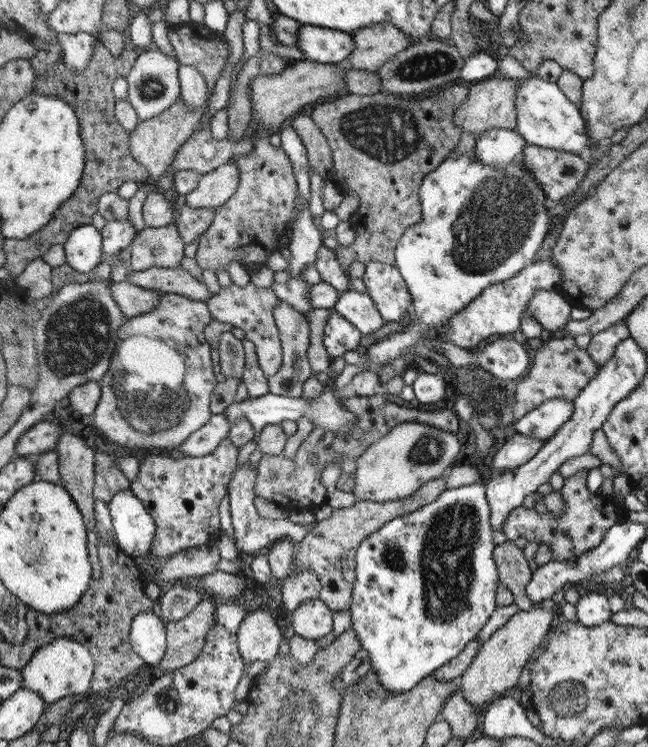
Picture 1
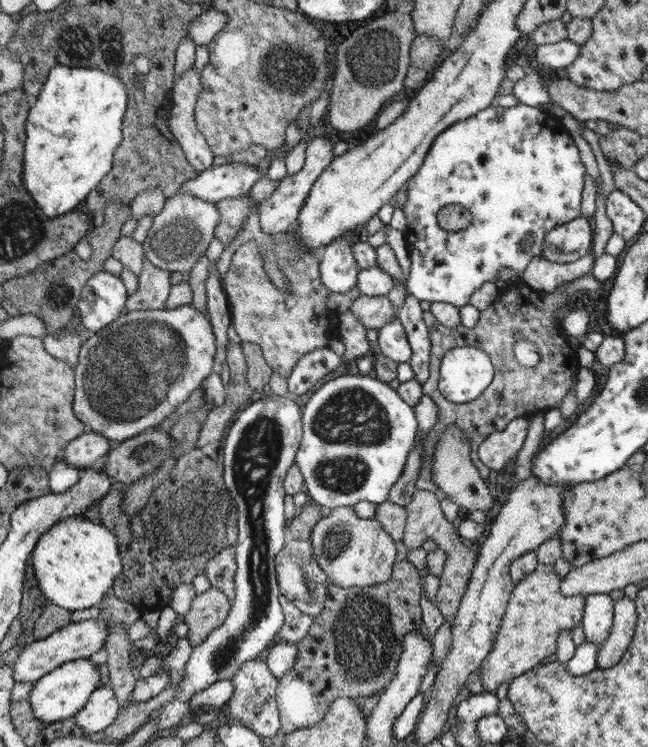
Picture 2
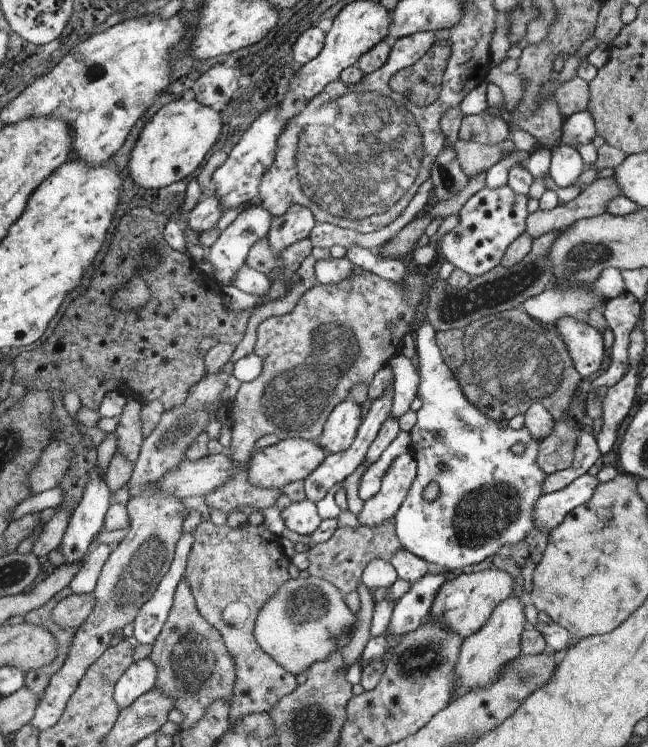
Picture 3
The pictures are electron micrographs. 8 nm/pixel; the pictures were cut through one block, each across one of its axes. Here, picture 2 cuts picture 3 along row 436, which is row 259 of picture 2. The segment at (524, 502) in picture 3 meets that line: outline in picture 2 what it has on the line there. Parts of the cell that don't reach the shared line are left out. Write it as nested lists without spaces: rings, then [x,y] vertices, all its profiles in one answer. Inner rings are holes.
[[[517,104],[517,106],[511,106],[511,108],[501,108],[501,106],[489,106],[485,108],[483,112],[479,112],[477,116],[471,116],[463,122],[457,122],[453,124],[451,128],[447,128],[443,134],[439,134],[435,138],[435,142],[431,144],[429,152],[427,152],[427,158],[423,160],[423,166],[419,168],[419,172],[401,188],[405,190],[407,188],[407,204],[403,206],[403,214],[405,214],[405,230],[403,230],[403,240],[407,244],[407,250],[409,250],[409,258],[411,258],[411,266],[409,266],[409,272],[407,272],[407,278],[405,278],[405,288],[407,288],[407,294],[415,296],[419,302],[425,300],[429,304],[433,302],[447,302],[447,304],[453,304],[457,308],[469,304],[469,298],[475,290],[479,290],[485,282],[493,282],[497,272],[501,268],[513,268],[515,274],[519,276],[535,256],[539,256],[543,252],[543,242],[545,242],[545,236],[559,228],[561,224],[567,224],[575,218],[581,218],[581,202],[583,202],[583,184],[585,184],[585,170],[579,162],[579,154],[577,154],[577,148],[575,144],[571,142],[571,136],[569,132],[561,126],[561,122],[543,112],[543,110],[537,110],[533,106],[527,106],[527,104]],[[525,234],[533,234],[533,244],[527,252],[521,252],[519,250],[519,242],[521,238],[525,238]]]

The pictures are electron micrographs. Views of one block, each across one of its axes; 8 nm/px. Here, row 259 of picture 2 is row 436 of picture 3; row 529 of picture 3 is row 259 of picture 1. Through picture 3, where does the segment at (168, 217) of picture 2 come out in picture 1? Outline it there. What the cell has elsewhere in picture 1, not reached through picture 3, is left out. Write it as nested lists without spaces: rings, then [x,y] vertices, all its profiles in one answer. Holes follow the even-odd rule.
[[[171,222],[161,228],[145,228],[141,230],[133,244],[129,246],[129,266],[133,272],[163,266],[177,268],[181,264],[185,240],[181,238],[179,228]]]

